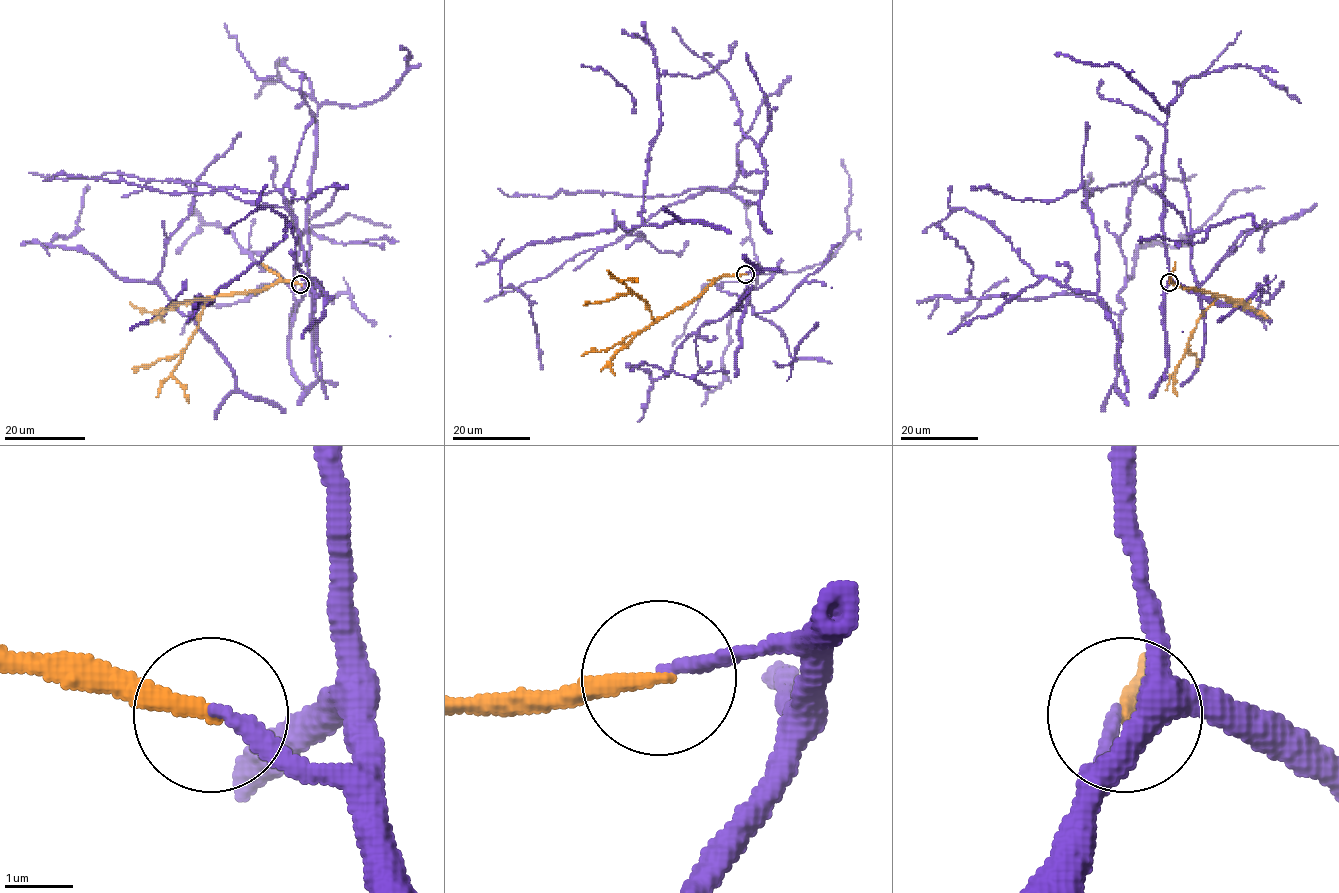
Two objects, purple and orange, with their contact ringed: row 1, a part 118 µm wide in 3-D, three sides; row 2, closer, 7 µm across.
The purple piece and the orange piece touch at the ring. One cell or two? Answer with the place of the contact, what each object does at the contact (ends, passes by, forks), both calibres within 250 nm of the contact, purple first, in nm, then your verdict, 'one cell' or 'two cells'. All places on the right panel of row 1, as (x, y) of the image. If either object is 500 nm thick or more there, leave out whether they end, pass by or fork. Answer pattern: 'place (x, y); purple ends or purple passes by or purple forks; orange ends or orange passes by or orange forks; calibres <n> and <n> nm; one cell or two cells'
place (1169, 282); purple ends; orange ends; calibres 200 and 280 nm; one cell

